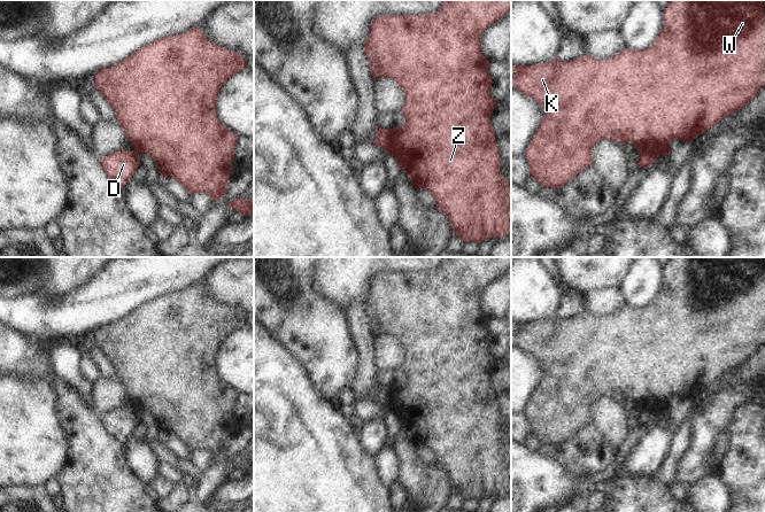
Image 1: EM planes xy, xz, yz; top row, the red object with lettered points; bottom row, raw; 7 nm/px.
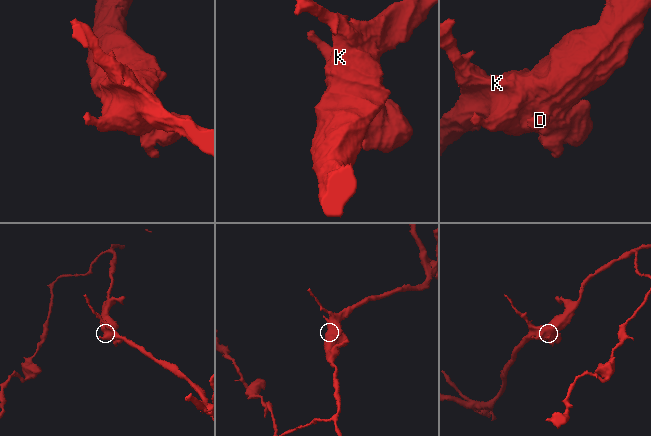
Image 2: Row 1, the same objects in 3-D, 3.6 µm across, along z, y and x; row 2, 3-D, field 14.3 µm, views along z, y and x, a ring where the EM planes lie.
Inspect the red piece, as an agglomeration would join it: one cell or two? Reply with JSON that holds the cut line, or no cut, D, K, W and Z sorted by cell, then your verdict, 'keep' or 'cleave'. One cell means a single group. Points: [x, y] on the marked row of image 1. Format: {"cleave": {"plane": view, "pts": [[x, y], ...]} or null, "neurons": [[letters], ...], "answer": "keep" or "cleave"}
{"cleave": {"plane": "xz", "pts": [[394, 128], [394, 133], [386, 152]]}, "neurons": [["D"], ["K", "W", "Z"]], "answer": "cleave"}

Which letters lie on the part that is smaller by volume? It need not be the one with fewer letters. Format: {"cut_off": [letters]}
{"cut_off": ["D"]}

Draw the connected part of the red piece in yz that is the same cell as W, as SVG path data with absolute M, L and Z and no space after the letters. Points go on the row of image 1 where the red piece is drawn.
M671 0L664 8L663 28L658 38L646 49L625 48L619 54L598 60L585 54L573 61L561 61L557 57L547 63L520 67L511 63L511 88L531 96L543 107L543 117L534 137L528 142L525 156L528 161L531 177L543 187L562 188L584 168L593 165L592 148L600 141L609 139L621 145L629 142L636 150L649 155L670 155L673 140L681 139L690 143L701 133L719 123L725 116L735 114L747 106L760 90L765 88L765 0Z

